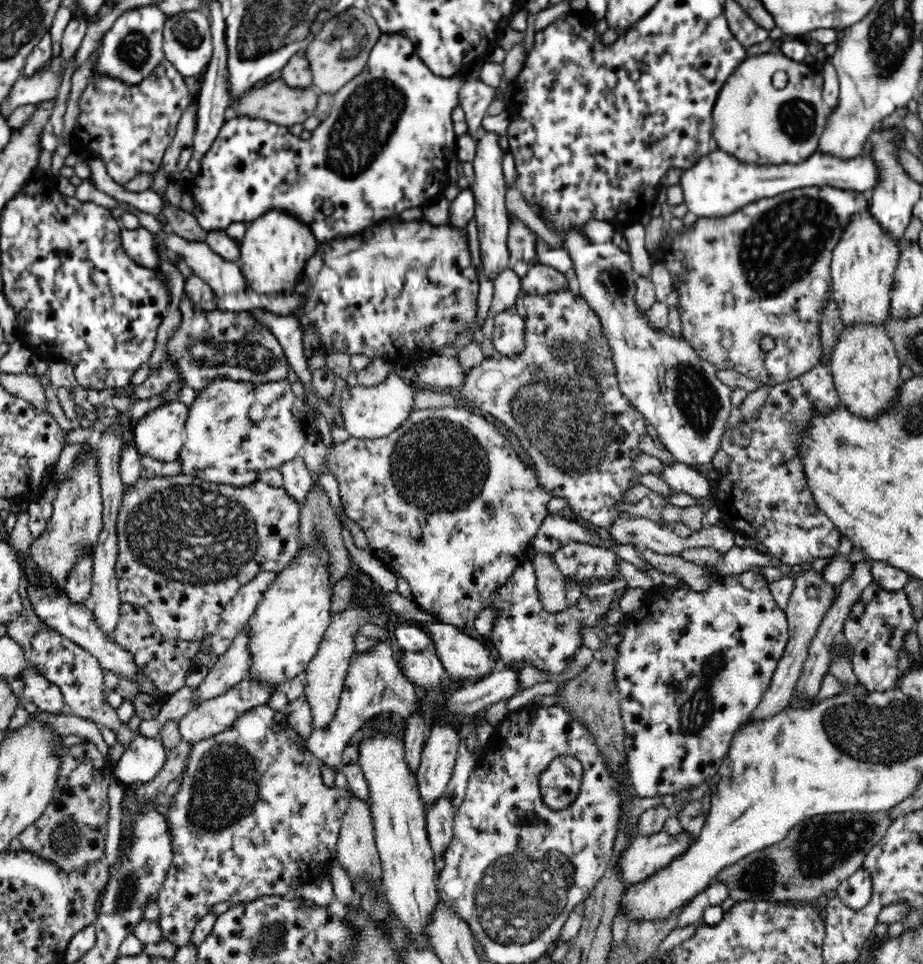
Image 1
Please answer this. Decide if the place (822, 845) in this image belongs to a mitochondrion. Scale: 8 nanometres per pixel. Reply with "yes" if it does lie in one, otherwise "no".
yes

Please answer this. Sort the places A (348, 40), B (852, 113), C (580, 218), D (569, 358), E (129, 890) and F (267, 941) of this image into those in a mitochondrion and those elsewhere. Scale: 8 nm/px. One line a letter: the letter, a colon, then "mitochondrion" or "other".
A: mitochondrion
B: mitochondrion
C: other
D: mitochondrion
E: mitochondrion
F: mitochondrion

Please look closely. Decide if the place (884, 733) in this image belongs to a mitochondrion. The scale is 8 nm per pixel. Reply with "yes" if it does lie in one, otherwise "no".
yes

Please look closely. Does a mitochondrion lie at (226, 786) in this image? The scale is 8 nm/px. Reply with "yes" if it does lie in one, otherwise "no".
yes

